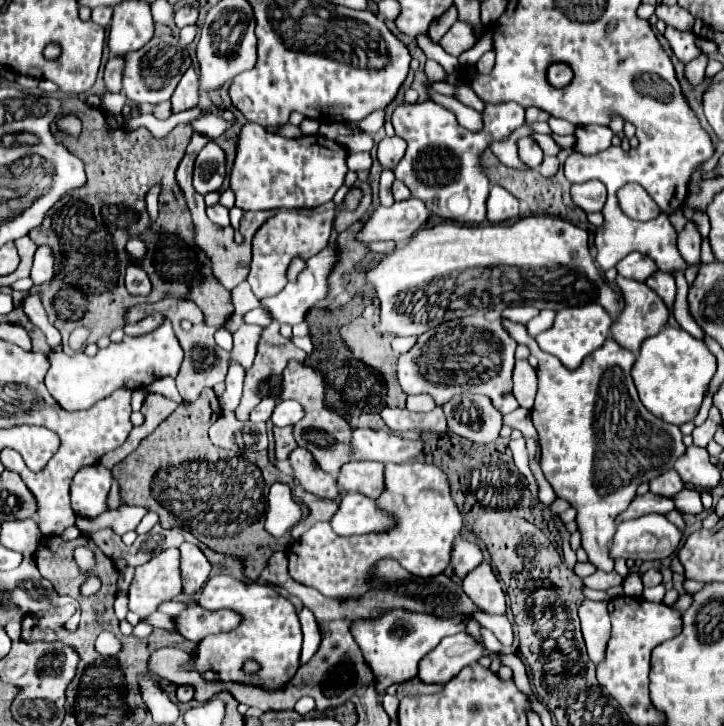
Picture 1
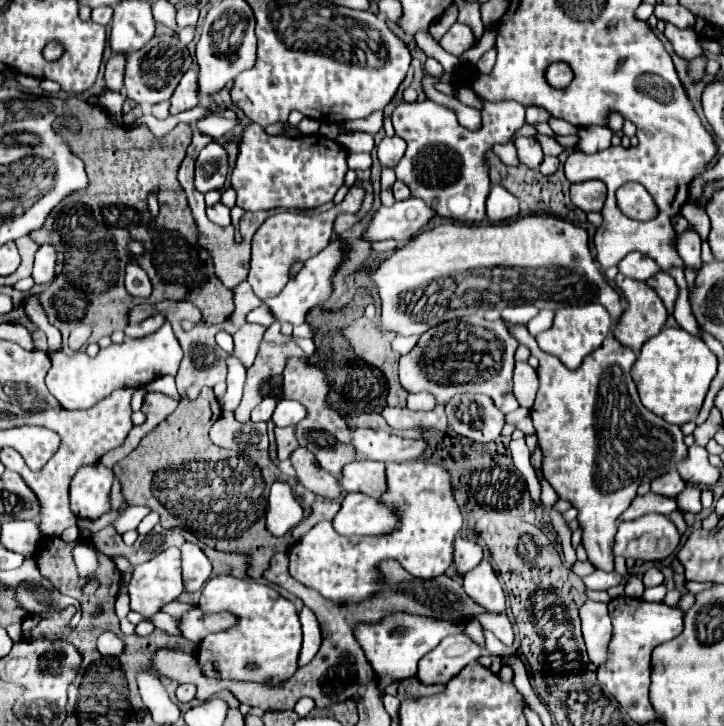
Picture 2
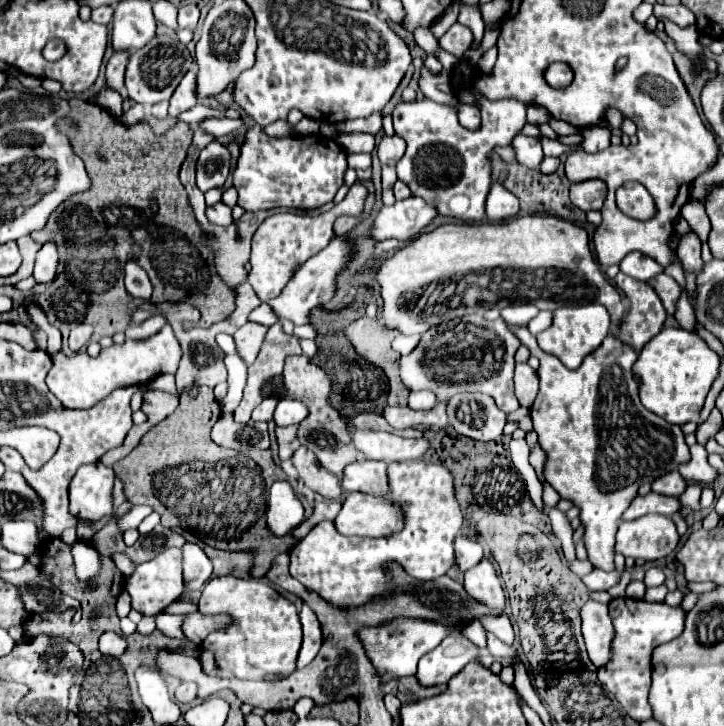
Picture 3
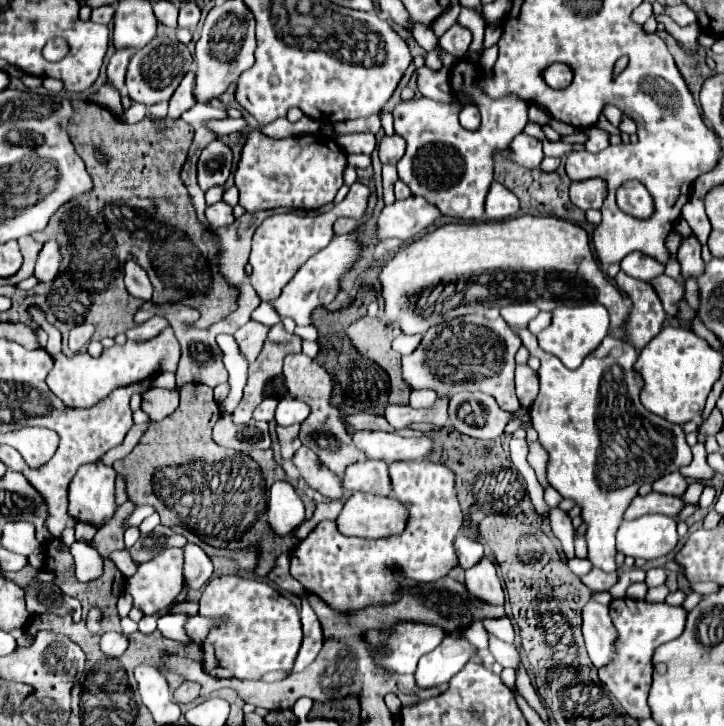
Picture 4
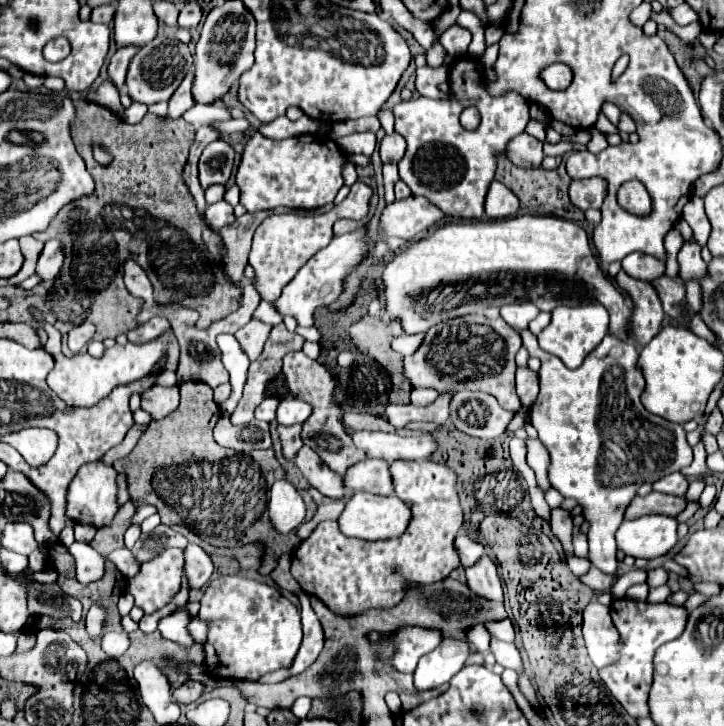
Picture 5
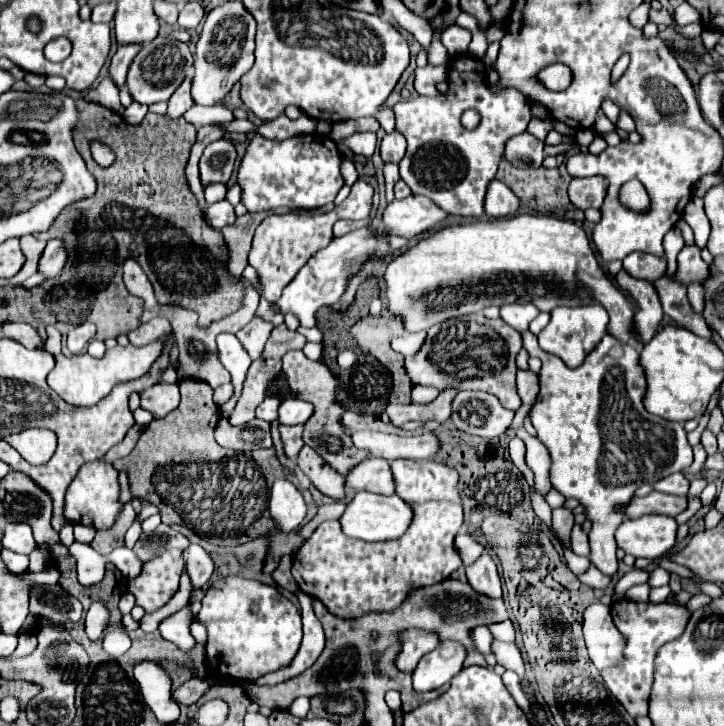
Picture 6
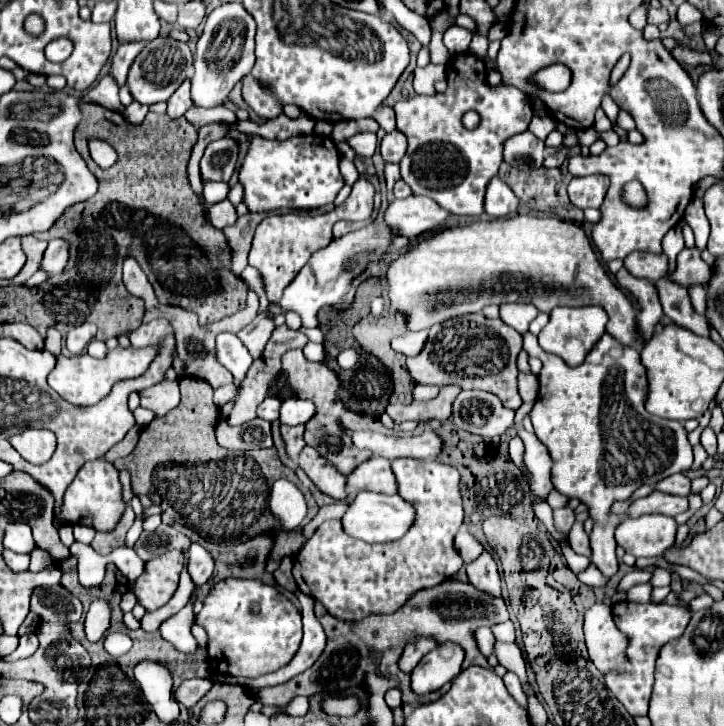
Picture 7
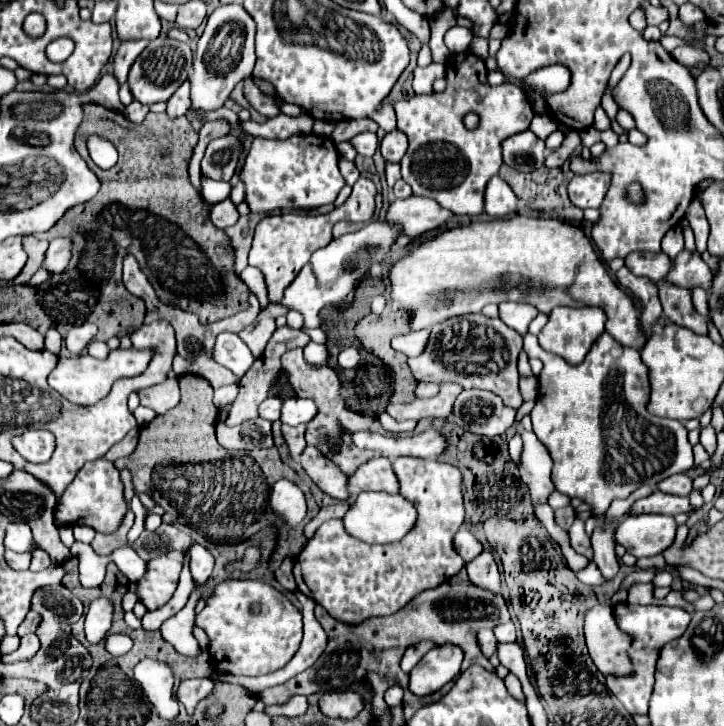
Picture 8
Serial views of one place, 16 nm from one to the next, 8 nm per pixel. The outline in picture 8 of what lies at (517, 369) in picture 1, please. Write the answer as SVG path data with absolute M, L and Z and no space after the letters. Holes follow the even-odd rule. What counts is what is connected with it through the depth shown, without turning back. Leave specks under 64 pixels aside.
M520 376L520 394L524 402L534 400L538 394L538 378L536 376Z

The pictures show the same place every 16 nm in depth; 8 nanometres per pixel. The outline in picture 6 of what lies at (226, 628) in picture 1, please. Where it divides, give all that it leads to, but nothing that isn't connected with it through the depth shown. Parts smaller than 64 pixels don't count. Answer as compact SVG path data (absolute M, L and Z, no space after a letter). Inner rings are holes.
M194 618L192 620L192 624L190 624L190 634L194 636L194 640L200 644L200 646L204 646L207 641L207 630L206 626L198 620L198 618Z

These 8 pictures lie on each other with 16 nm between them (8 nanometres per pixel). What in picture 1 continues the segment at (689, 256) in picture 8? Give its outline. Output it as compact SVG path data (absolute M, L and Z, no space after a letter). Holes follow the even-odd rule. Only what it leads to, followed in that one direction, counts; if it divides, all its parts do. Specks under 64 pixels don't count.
M688 220L682 232L678 234L678 248L682 258L688 264L700 264L700 242L702 242L702 236L700 232L696 232L696 224Z

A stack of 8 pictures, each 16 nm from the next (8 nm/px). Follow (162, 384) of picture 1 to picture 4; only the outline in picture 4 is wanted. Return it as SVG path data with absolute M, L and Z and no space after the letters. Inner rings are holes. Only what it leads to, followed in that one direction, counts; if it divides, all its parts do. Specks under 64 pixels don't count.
M164 372L159 374L154 380L151 387L159 387L168 390L174 390L176 388L176 377L175 374L170 372Z

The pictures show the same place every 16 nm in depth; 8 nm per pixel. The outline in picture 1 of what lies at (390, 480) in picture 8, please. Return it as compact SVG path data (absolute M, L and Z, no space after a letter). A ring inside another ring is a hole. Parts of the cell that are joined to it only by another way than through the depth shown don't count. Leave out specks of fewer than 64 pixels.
M348 462L340 468L338 486L344 492L360 492L378 498L384 490L384 466L380 462Z

